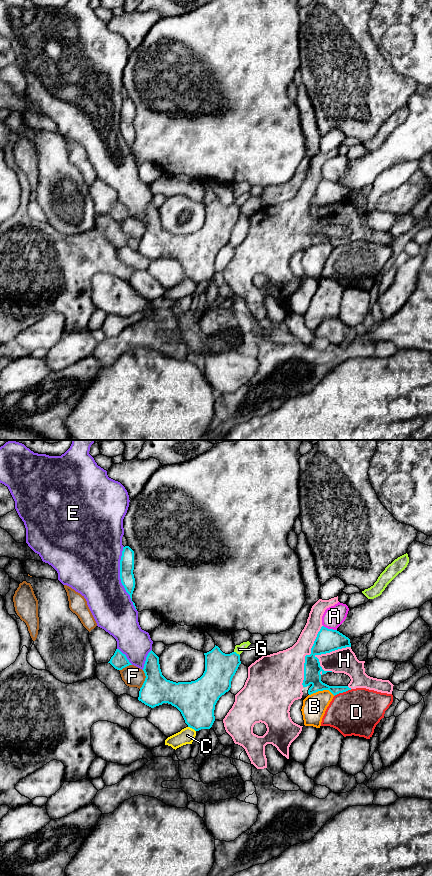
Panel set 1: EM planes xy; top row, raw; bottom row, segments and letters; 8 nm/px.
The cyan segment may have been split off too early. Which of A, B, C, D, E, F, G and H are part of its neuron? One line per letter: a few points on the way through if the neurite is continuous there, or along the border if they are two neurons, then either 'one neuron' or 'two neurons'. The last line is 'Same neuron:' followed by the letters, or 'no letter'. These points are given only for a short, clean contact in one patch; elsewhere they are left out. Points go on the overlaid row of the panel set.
A: two neurons
B: border along xy (309, 694), (329, 690), (334, 695); two neurons
C: border along xy (188, 726), (195, 731); two neurons
D: two neurons
E: two neurons
F: two neurons
G: two neurons
H: two neurons
Same neuron: no letter

